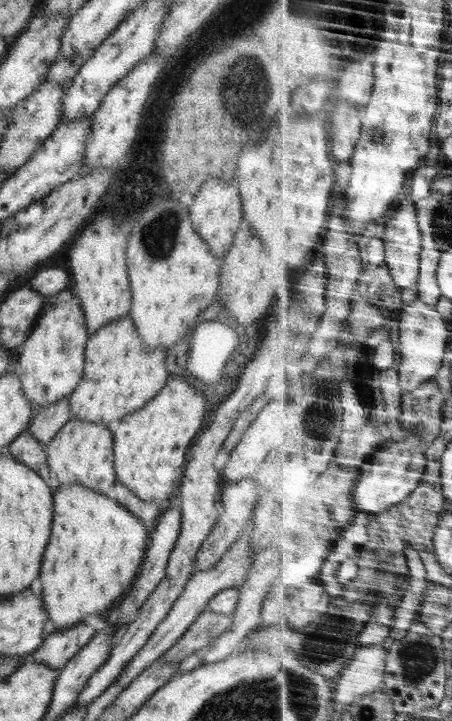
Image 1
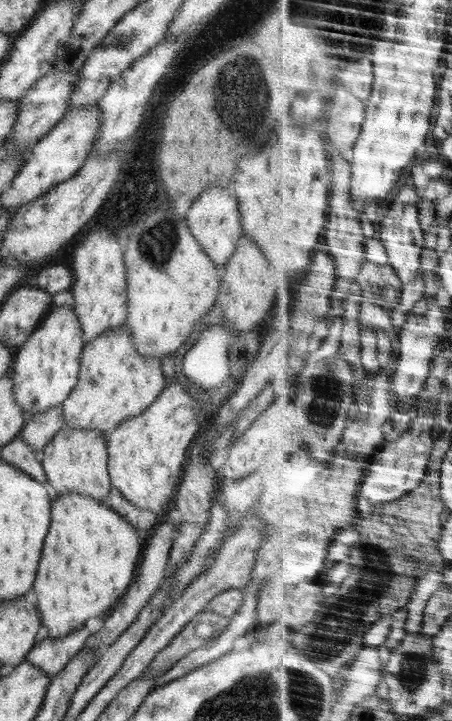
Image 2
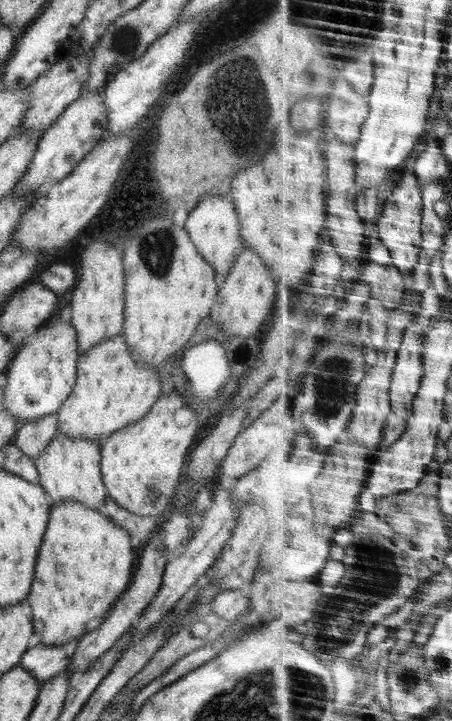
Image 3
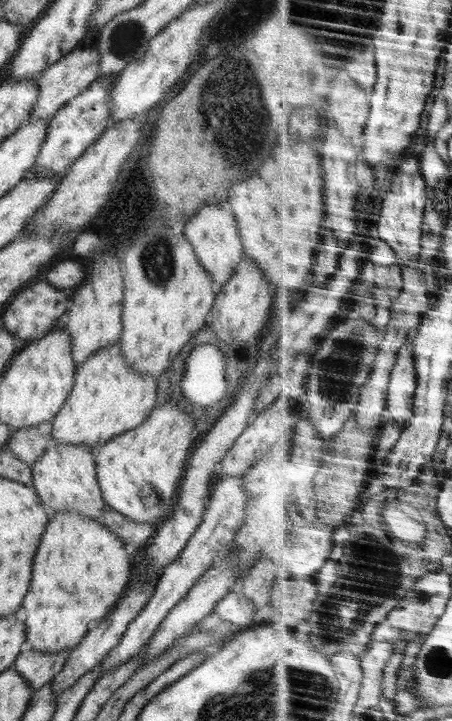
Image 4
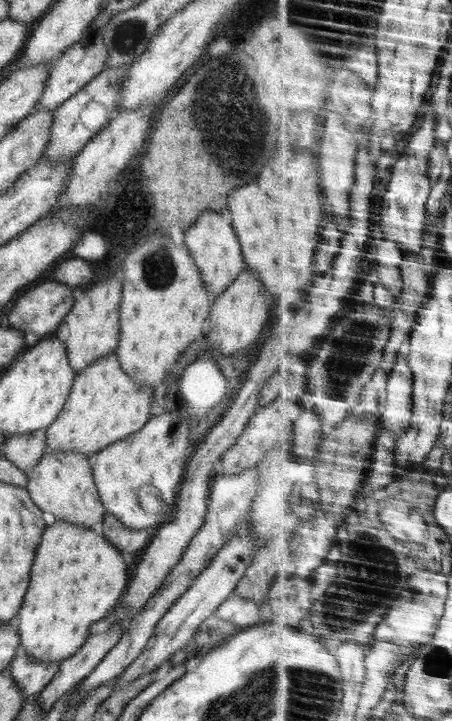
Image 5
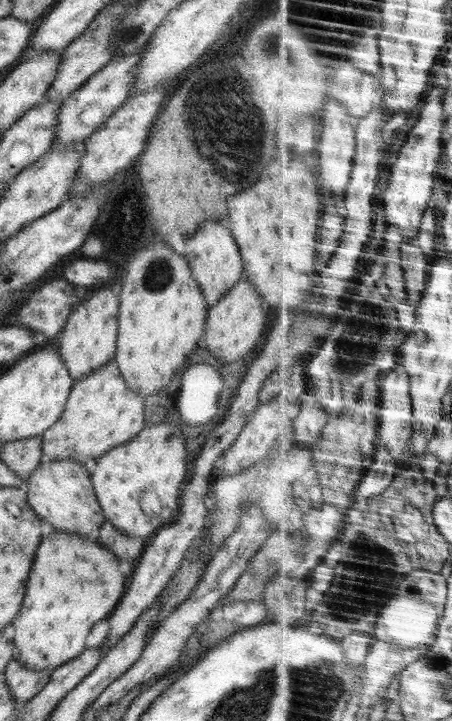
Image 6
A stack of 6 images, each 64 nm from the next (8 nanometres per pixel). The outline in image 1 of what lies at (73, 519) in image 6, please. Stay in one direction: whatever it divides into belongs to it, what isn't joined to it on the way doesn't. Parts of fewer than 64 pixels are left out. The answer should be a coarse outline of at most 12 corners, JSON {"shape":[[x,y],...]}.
{"shape":[[71,418],[44,447],[59,486],[106,496],[113,432]]}

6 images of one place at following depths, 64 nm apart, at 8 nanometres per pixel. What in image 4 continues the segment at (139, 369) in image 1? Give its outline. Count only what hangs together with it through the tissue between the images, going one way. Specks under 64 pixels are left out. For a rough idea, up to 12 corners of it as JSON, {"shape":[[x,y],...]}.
{"shape":[[120,342],[77,365],[54,442],[99,444],[140,426],[156,379]]}

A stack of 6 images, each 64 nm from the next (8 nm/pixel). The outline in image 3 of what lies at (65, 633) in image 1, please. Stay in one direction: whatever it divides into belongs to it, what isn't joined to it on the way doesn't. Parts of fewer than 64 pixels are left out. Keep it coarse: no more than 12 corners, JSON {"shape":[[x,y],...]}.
{"shape":[[79,638],[60,646],[38,643],[18,665],[45,683],[64,673]]}

